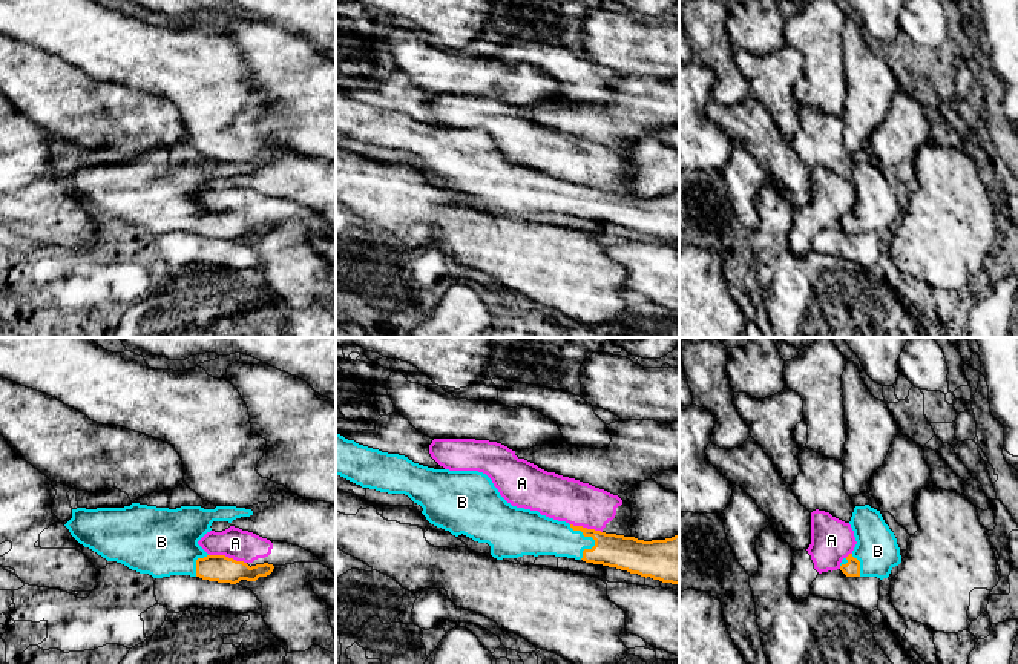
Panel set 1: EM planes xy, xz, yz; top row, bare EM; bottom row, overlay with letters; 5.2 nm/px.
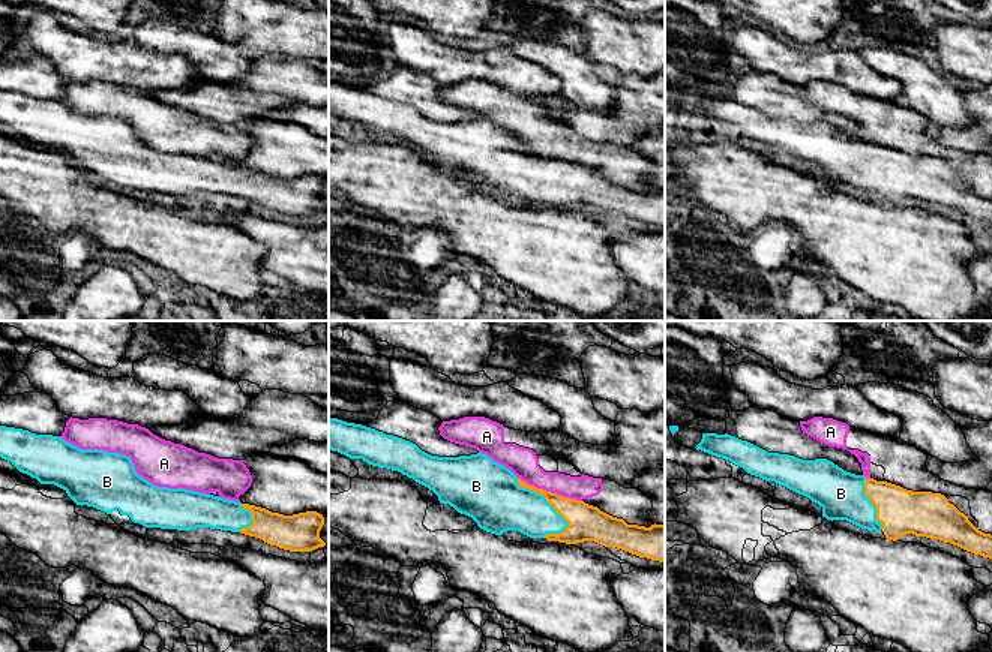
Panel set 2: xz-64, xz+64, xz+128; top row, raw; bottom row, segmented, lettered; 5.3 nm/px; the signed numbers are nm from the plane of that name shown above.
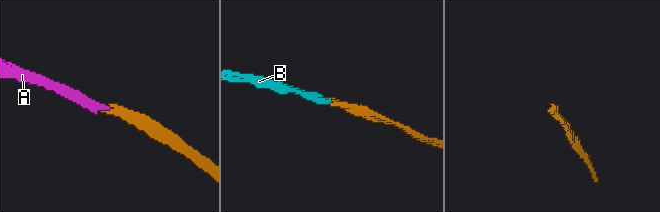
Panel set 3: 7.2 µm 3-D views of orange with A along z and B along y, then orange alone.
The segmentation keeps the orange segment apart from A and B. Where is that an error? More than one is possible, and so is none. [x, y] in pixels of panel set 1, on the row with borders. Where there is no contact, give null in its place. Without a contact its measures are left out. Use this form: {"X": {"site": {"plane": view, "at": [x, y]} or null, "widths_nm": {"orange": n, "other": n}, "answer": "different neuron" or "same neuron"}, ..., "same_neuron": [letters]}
{"A": {"site": {"plane": "xy", "at": [227, 557]}, "widths_nm": {"orange": 140, "other": 160}, "answer": "different neuron"}, "B": {"site": {"plane": "xz", "at": [594, 539]}, "widths_nm": {"orange": 180, "other": 190}, "answer": "same neuron"}, "same_neuron": ["B"]}

